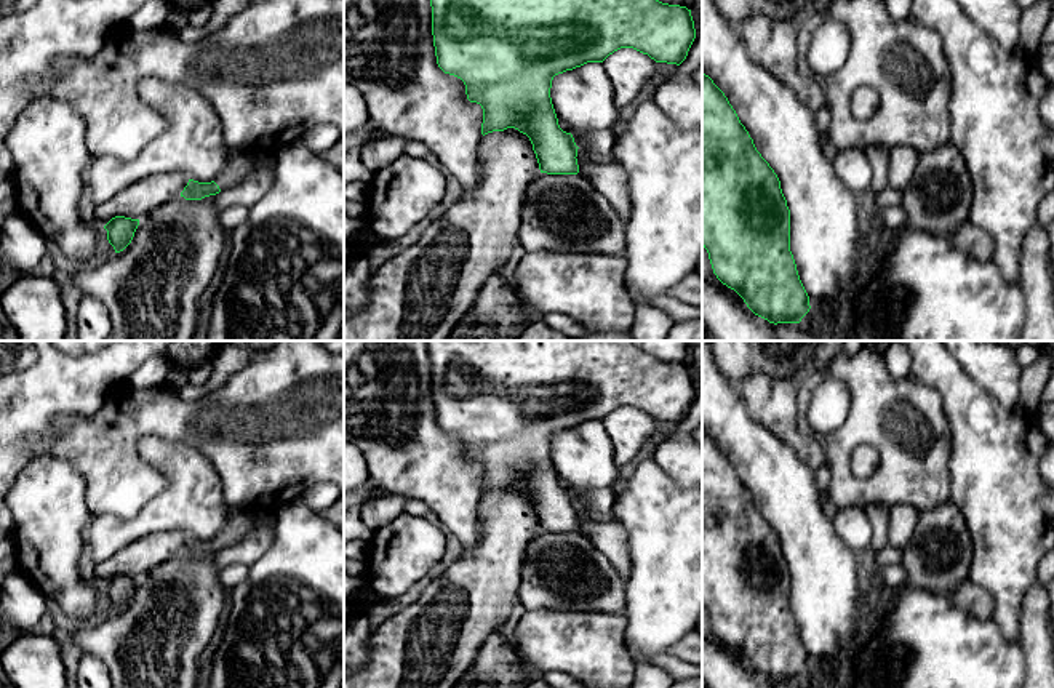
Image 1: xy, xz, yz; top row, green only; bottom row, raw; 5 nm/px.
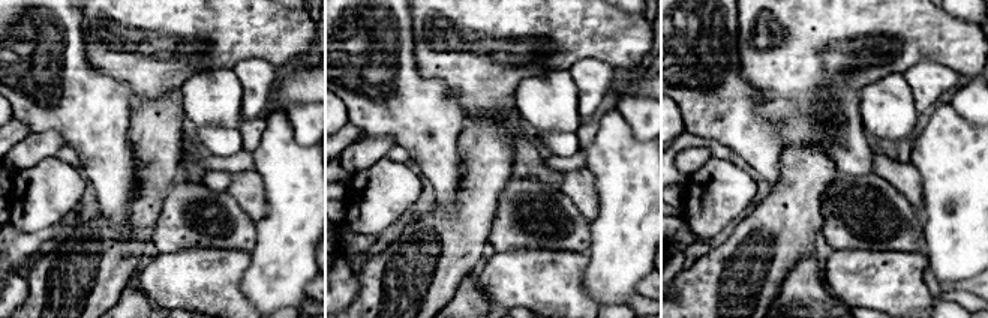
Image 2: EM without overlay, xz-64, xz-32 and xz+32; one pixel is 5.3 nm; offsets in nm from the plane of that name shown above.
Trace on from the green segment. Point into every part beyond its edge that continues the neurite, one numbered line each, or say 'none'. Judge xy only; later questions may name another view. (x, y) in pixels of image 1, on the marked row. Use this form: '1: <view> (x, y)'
1: xy (237, 167)

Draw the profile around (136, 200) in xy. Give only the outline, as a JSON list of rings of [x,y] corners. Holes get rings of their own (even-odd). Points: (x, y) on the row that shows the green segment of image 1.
[[[179,173],[149,176],[96,206],[96,219],[106,226],[115,216],[142,219],[160,205],[181,195],[189,179]]]

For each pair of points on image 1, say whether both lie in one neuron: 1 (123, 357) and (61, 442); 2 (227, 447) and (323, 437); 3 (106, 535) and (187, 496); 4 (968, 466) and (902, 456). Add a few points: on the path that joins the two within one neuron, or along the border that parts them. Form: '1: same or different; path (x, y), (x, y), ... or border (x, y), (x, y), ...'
1: different; border (106, 392), (95, 413), (59, 416), (47, 439)
2: same; path (251, 447), (299, 437)
3: same; path (127, 532), (167, 512)
4: different; border (950, 424), (949, 500)

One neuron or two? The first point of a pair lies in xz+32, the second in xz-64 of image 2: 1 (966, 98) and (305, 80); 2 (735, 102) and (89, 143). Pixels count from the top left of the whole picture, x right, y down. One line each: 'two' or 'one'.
1: two
2: one

